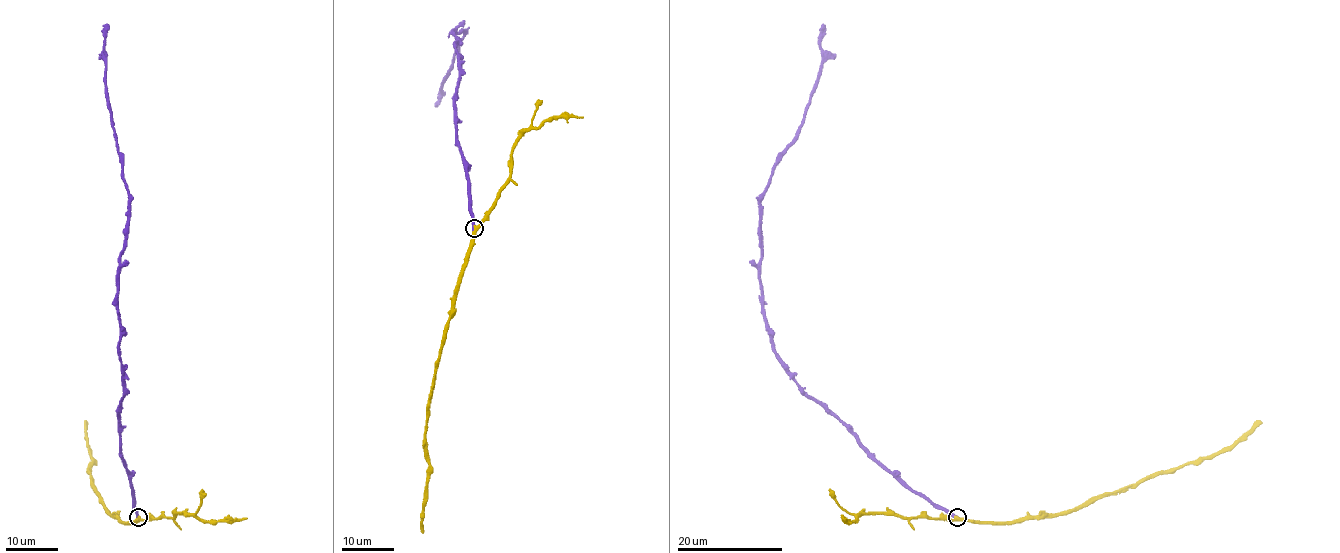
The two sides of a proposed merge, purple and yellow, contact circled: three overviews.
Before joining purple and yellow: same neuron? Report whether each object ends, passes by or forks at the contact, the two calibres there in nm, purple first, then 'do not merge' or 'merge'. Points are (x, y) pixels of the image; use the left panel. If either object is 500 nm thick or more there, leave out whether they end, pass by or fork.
purple ends | yellow passes by | 420/400 nm | merge

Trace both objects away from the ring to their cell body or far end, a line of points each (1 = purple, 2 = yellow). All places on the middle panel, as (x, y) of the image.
1: (473, 228), (467, 162), (456, 139), (459, 59), (452, 34), (464, 31), (443, 80), (445, 93)
2: (475, 228), (429, 399), (425, 431), (429, 472), (422, 532)

